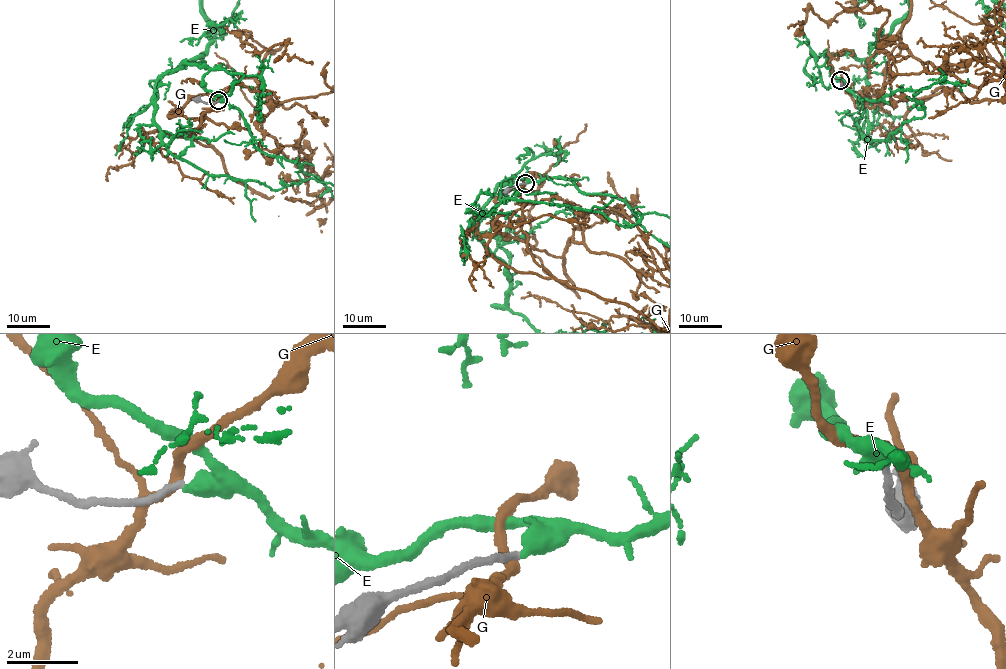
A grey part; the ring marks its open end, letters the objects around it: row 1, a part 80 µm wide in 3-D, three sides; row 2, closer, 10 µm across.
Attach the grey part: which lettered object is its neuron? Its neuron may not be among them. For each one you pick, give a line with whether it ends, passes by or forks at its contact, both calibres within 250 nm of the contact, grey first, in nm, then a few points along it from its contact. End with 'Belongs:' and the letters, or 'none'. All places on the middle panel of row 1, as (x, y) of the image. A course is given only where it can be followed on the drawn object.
Belongs: none

